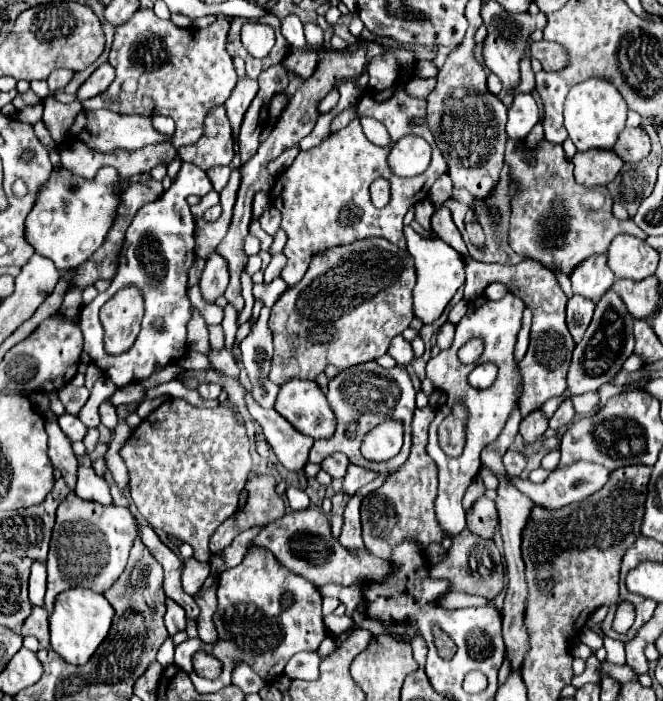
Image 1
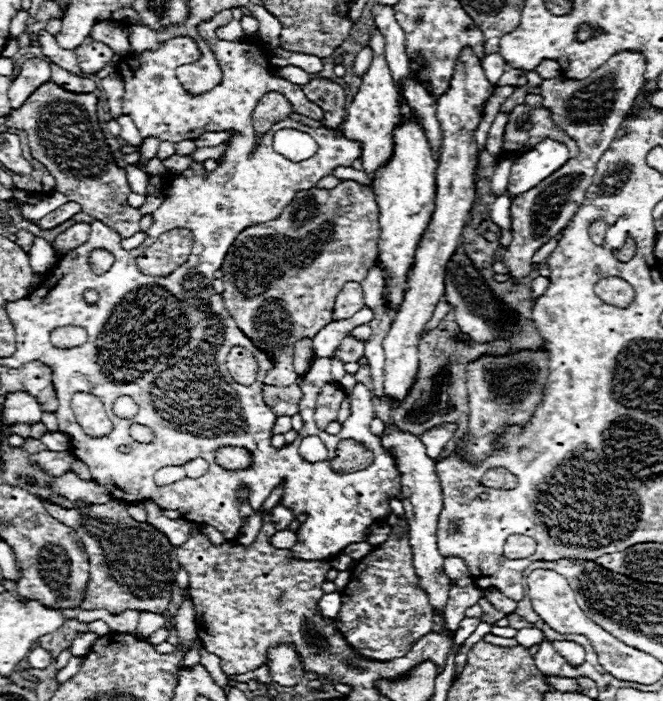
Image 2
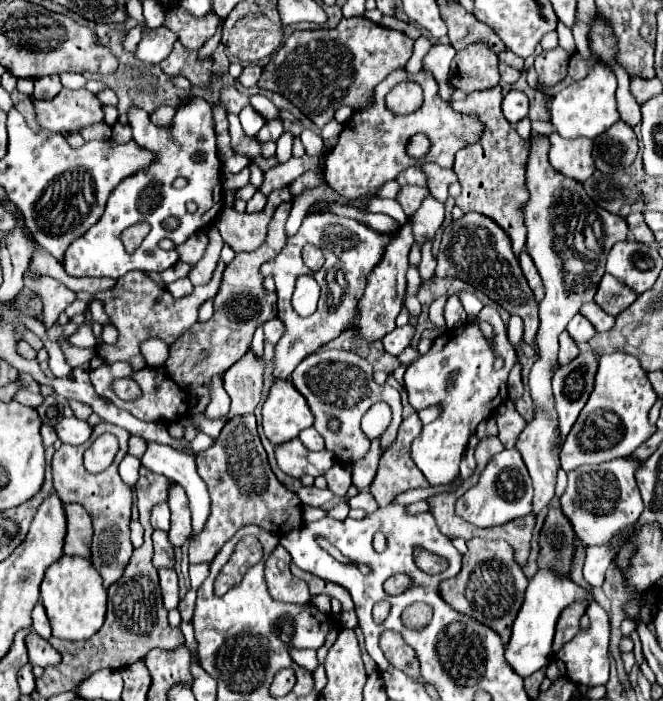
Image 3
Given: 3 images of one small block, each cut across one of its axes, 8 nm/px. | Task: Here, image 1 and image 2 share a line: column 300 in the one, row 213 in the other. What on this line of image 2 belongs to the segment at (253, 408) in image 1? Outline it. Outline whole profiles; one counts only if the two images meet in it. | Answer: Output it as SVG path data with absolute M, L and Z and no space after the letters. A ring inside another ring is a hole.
M466 48L454 68L450 88L438 98L436 116L442 130L442 160L436 168L436 210L432 220L416 248L414 266L408 276L408 288L404 294L402 308L394 316L394 324L384 340L386 368L384 368L384 394L392 400L404 400L418 374L418 334L424 324L432 318L434 306L444 296L444 276L450 256L460 244L466 220L470 220L470 210L476 198L474 192L474 170L476 170L476 140L474 132L482 120L482 110L492 94L492 84L486 80L478 58Z

